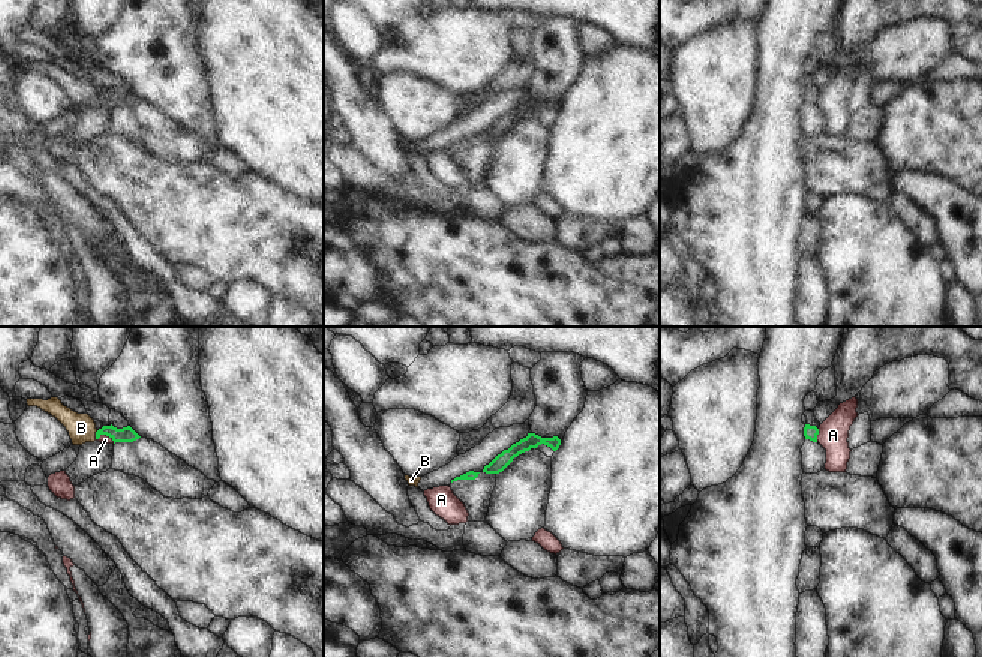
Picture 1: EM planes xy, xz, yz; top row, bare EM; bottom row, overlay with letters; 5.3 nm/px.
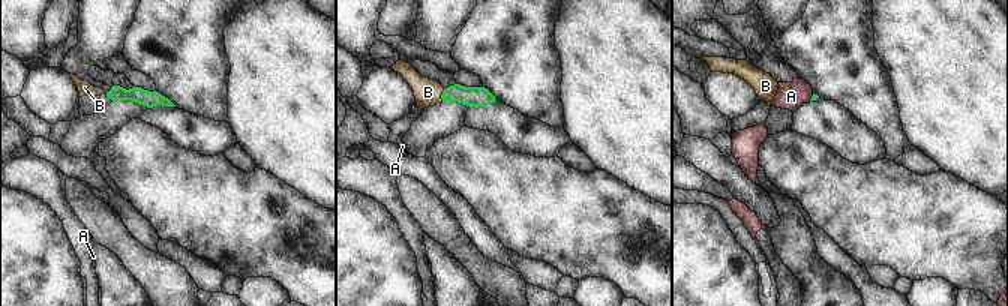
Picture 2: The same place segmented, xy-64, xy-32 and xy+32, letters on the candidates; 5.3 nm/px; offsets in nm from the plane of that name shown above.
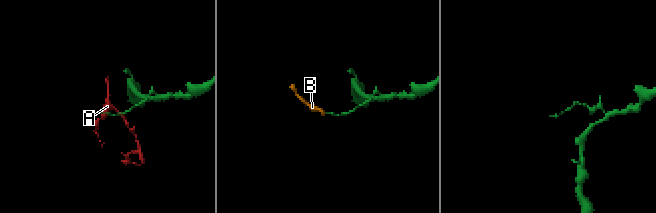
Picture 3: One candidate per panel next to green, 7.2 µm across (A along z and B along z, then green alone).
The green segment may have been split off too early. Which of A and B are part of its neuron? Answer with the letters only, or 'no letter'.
B.

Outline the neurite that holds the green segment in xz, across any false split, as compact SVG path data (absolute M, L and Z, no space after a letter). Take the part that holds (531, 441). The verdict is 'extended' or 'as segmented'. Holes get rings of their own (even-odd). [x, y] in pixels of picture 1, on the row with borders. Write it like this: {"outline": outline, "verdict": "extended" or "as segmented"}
{"outline": "M528 434L526 438L520 440L519 442L513 444L508 450L504 450L501 454L498 454L489 465L484 466L483 472L499 474L513 462L514 458L525 452L529 452L531 448L537 448L541 444L556 452L561 446L561 440L558 436L541 438L535 434Z", "verdict": "as segmented"}

